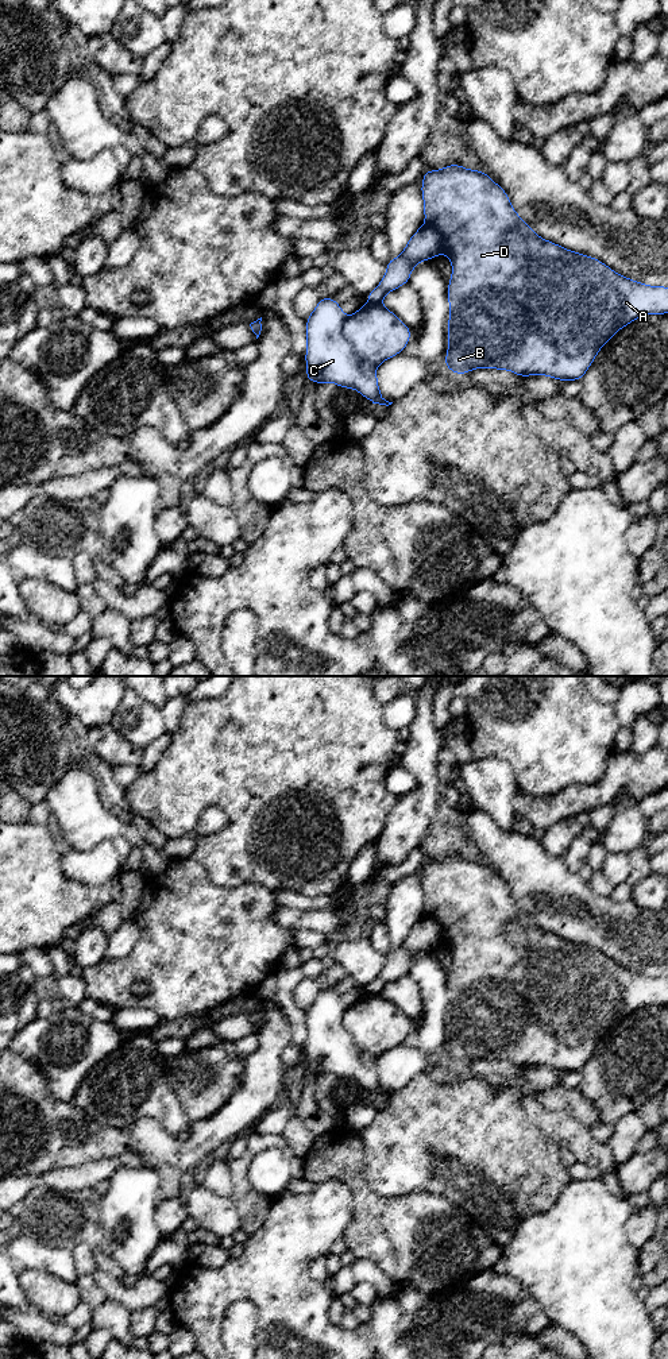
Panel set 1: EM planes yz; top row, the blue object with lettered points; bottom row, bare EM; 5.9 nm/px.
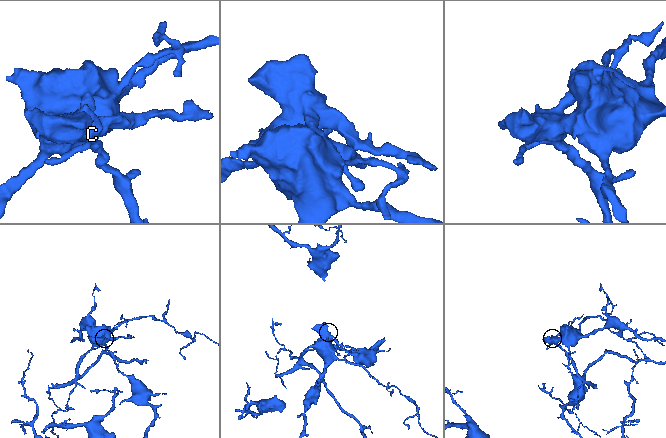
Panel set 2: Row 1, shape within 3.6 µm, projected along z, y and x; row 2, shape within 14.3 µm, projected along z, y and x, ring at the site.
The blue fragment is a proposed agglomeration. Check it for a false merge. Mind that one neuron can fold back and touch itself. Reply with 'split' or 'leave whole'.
split

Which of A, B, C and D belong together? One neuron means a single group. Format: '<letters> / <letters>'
A B D / C

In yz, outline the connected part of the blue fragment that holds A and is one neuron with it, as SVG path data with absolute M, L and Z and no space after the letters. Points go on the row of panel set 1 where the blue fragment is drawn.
M451 163L440 170L425 170L421 184L425 224L430 224L443 235L443 252L452 263L452 277L448 281L448 351L445 367L457 375L475 368L509 370L518 377L547 375L556 381L580 381L592 364L601 348L623 327L646 314L668 314L668 287L649 286L629 279L598 260L596 258L574 252L553 242L540 238L514 211L505 189L495 184L487 173L466 169Z

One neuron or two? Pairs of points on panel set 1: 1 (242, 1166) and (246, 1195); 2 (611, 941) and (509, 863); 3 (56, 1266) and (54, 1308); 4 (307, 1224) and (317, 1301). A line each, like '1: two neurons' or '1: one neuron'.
1: one neuron
2: one neuron
3: two neurons
4: one neuron

